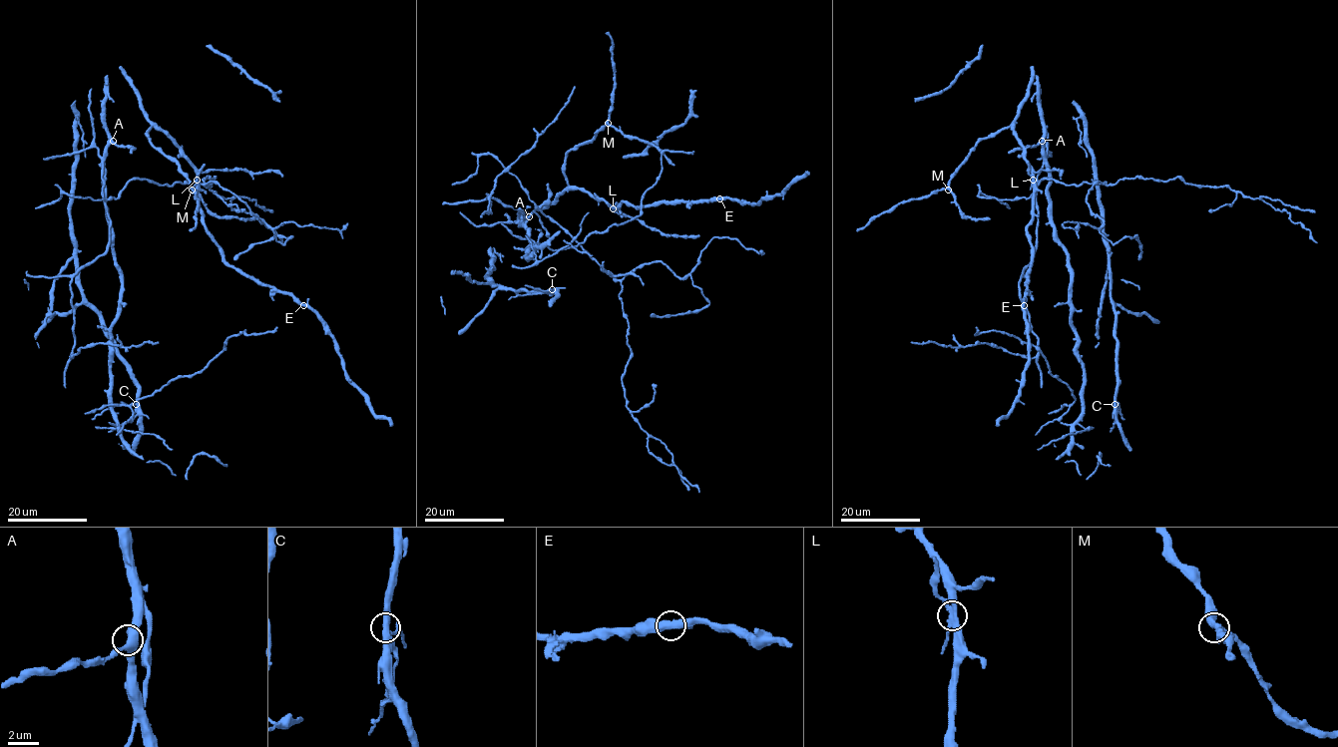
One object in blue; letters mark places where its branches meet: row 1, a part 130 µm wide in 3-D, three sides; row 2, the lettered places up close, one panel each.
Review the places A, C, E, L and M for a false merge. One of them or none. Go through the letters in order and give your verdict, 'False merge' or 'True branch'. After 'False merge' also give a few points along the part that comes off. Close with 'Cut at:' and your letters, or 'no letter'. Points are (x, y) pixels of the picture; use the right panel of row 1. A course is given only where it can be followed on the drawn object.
A: True branch
C: True branch
E: True branch
L: False merge. Course of the part to remove: (1033, 180), (1028, 165)
M: True branch
Cut at: L

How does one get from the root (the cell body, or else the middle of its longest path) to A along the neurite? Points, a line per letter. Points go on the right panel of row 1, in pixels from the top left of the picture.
A: (1053, 222), (1048, 191), (1049, 166), (1042, 141)

